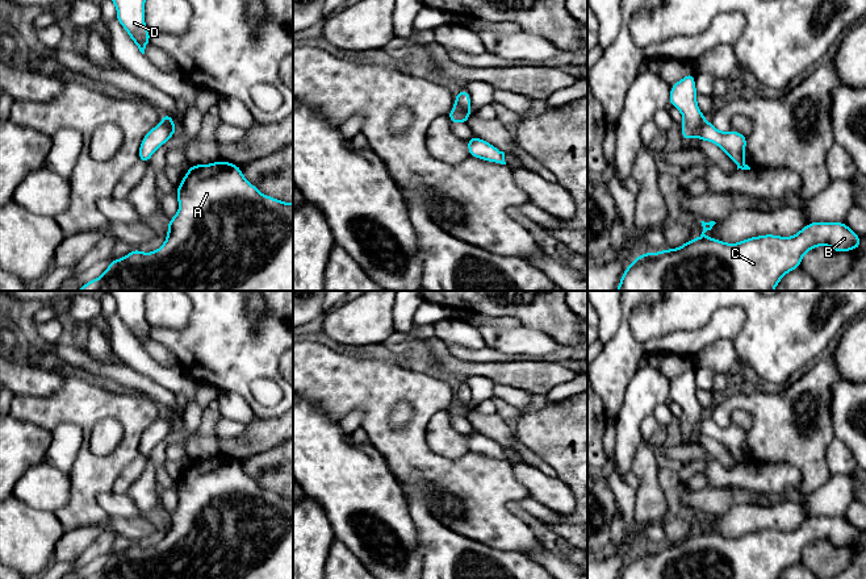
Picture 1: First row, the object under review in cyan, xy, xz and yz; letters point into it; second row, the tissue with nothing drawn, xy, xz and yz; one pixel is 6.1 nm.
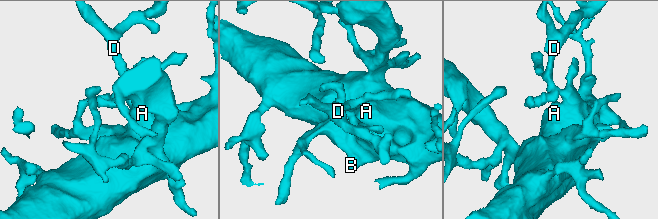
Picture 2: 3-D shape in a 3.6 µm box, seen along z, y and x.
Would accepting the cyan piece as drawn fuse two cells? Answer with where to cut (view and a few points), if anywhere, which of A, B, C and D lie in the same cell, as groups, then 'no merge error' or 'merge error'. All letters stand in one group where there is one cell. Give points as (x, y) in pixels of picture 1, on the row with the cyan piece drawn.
cut yz (706, 120), (695, 134); groups A B C / D; merge error

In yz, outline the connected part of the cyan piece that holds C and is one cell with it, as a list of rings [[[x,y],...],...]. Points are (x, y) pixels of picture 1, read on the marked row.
[[[700,222],[703,232],[699,238],[691,238],[677,249],[643,253],[633,259],[623,272],[616,291],[774,291],[787,272],[802,266],[803,255],[807,251],[817,246],[828,246],[837,253],[842,253],[857,250],[861,246],[859,236],[846,222],[809,222],[791,237],[762,234],[745,238],[737,243],[727,243],[718,238],[706,238],[704,233],[711,230],[716,222]]]

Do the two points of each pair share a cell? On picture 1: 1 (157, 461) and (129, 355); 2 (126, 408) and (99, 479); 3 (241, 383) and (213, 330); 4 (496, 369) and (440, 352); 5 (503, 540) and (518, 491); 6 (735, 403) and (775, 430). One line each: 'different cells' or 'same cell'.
1: different cells
2: same cell
3: same cell
4: same cell
5: same cell
6: same cell

